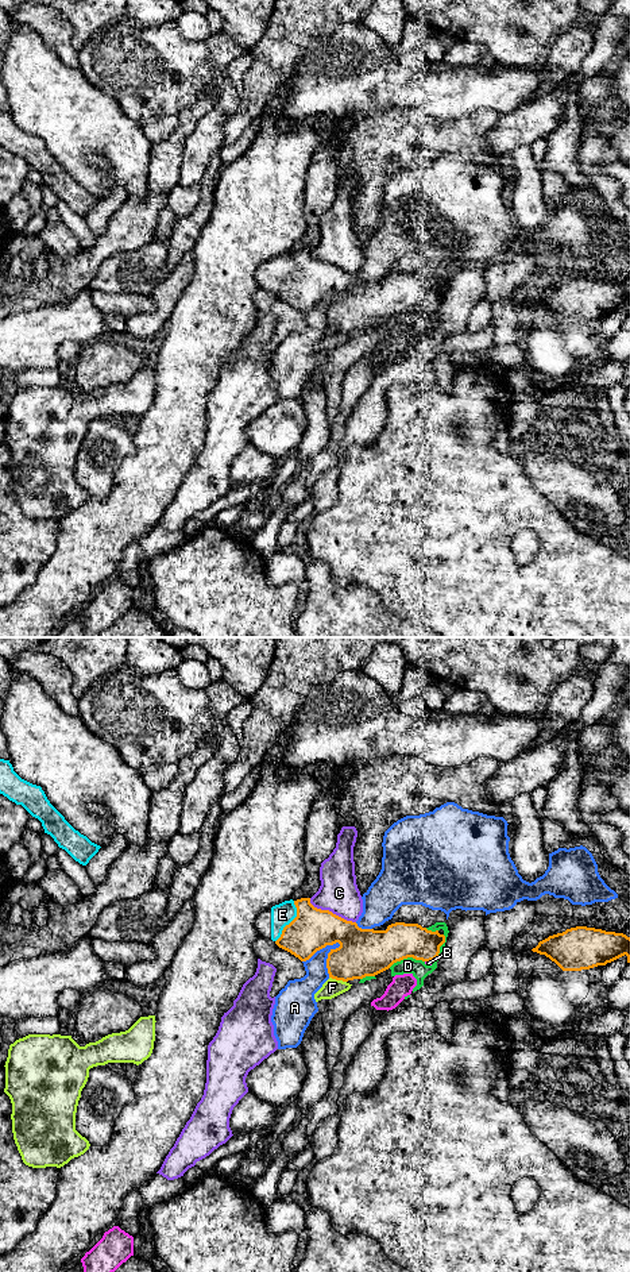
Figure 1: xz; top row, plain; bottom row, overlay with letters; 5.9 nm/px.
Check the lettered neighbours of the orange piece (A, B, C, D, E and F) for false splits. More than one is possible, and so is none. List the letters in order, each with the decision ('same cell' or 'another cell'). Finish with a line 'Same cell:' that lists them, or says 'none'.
A: another cell
B: another cell
C: another cell
D: another cell
E: same cell
F: another cell
Same cell: E

